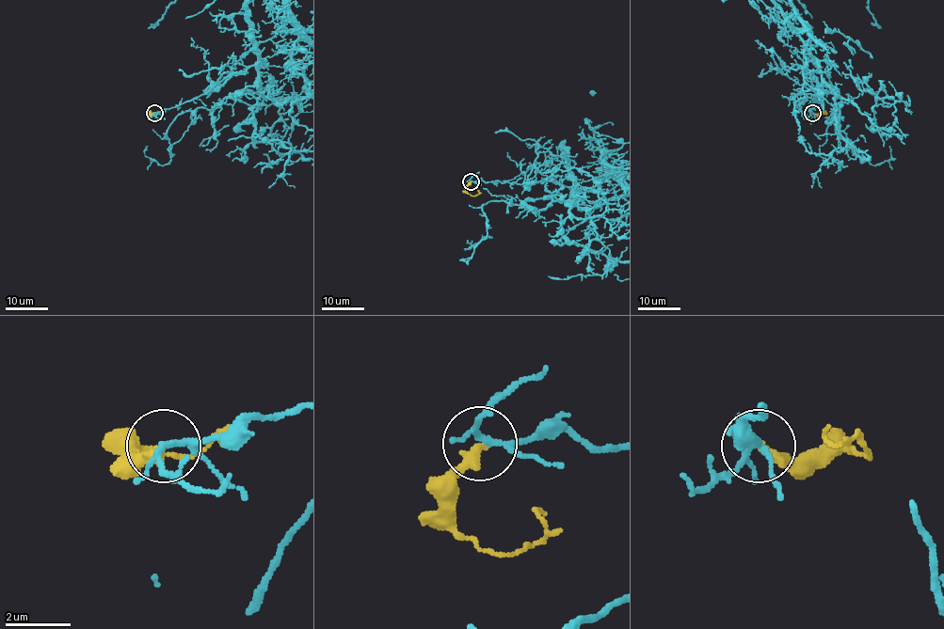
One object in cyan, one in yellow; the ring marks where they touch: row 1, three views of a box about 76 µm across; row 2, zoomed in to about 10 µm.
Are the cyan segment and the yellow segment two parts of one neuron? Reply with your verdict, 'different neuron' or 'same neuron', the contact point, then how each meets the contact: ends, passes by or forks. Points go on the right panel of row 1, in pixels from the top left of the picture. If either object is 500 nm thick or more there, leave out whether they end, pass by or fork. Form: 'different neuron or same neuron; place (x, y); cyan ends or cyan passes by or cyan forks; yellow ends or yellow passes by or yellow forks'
same neuron; place (812, 113); cyan forks; yellow ends

